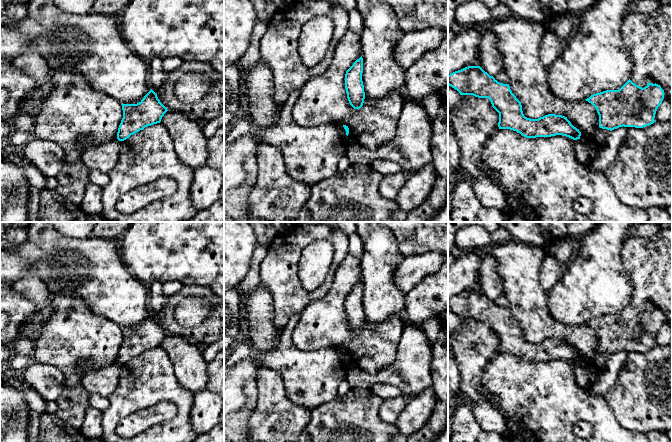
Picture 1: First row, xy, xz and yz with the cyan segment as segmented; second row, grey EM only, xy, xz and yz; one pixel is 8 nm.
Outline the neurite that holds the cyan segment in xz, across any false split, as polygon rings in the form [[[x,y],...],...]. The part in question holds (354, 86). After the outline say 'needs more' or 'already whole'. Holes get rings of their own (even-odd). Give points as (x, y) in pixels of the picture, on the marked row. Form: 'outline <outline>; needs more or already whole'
outline [[[363,58],[357,59],[345,74],[345,89],[350,105],[354,109],[360,109],[365,99],[364,85],[362,81]]]; already whole

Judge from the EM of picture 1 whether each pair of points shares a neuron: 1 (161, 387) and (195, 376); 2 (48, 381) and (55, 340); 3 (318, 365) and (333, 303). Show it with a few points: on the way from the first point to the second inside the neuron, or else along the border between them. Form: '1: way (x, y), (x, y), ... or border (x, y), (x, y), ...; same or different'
1: border (169, 359), (177, 381), (193, 394); different
2: border (35, 360), (56, 367), (63, 375), (63, 386); different
3: border (335, 346), (312, 350), (298, 349); different

